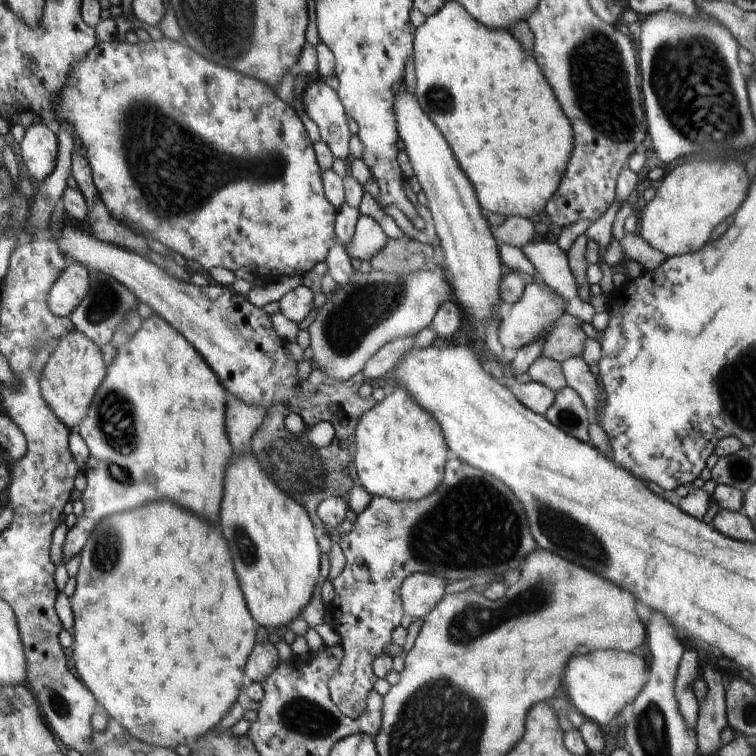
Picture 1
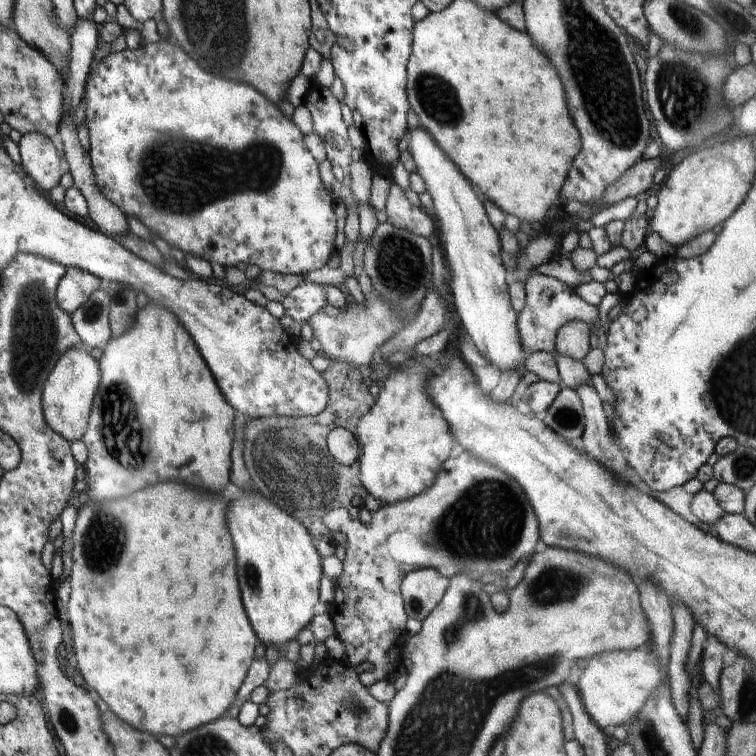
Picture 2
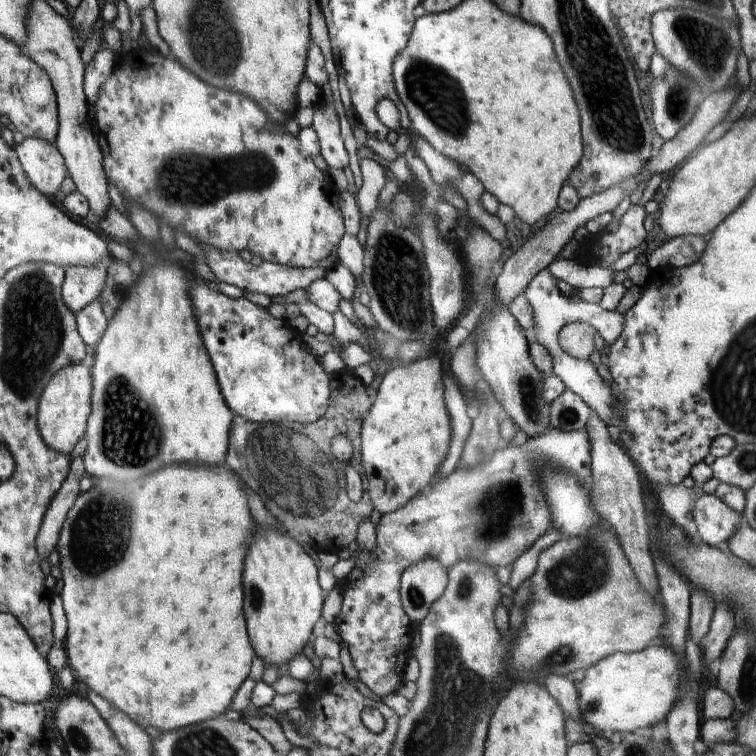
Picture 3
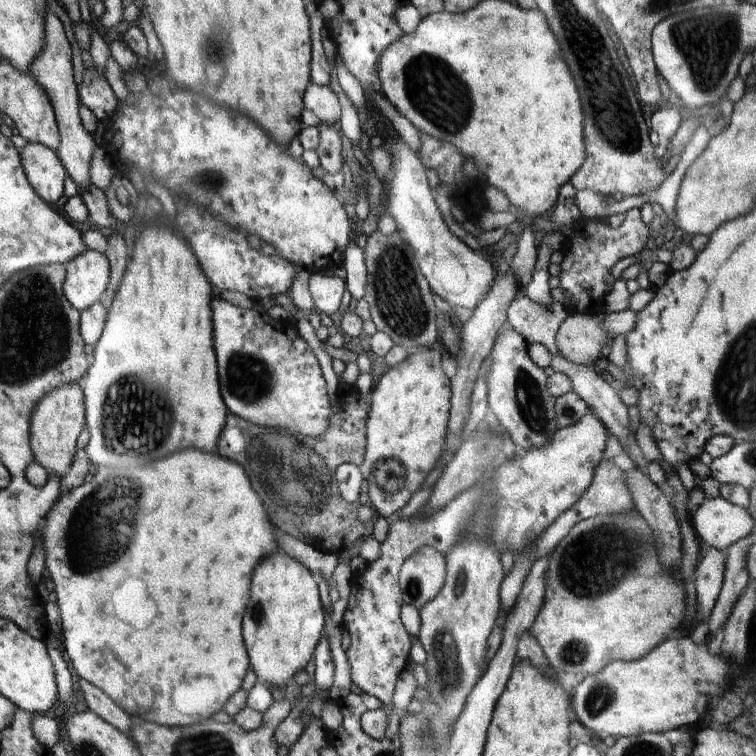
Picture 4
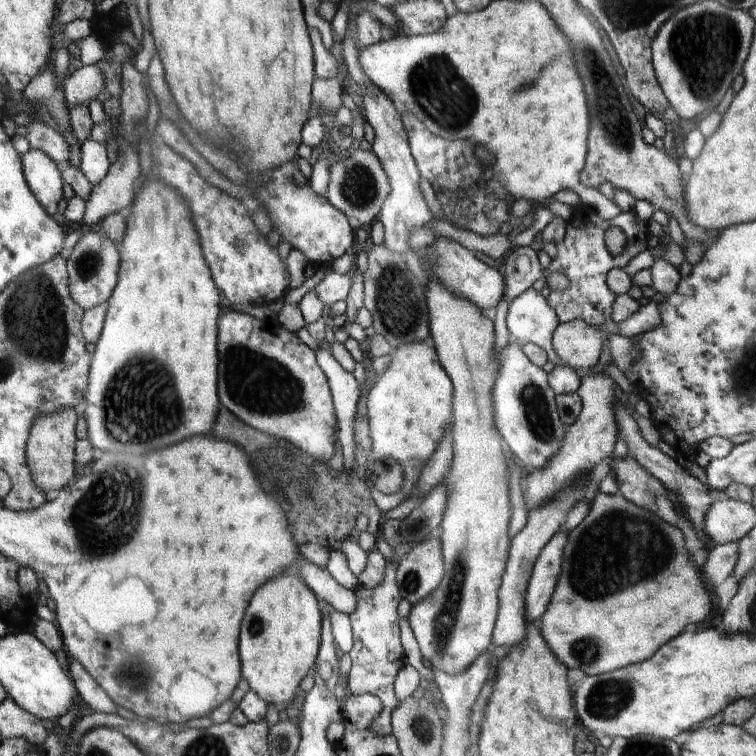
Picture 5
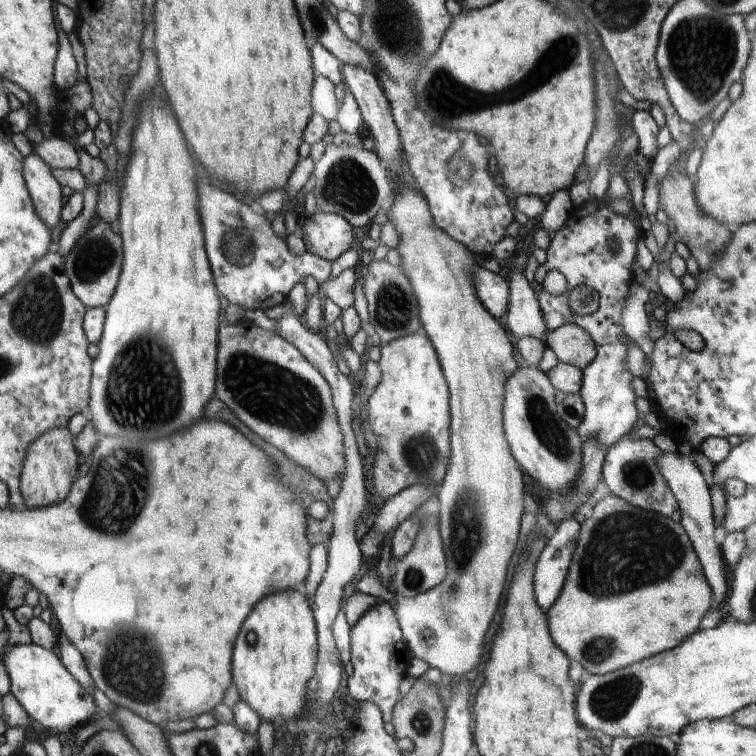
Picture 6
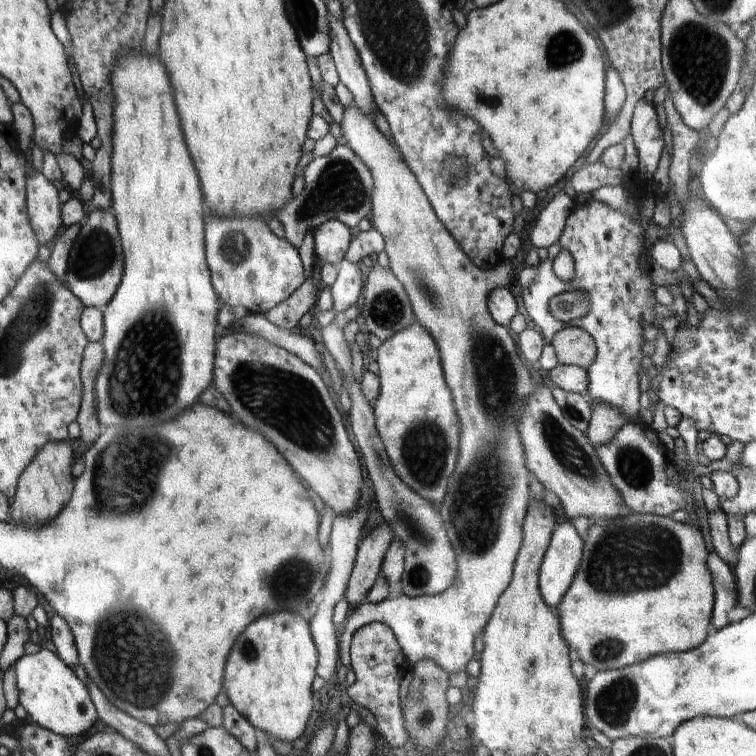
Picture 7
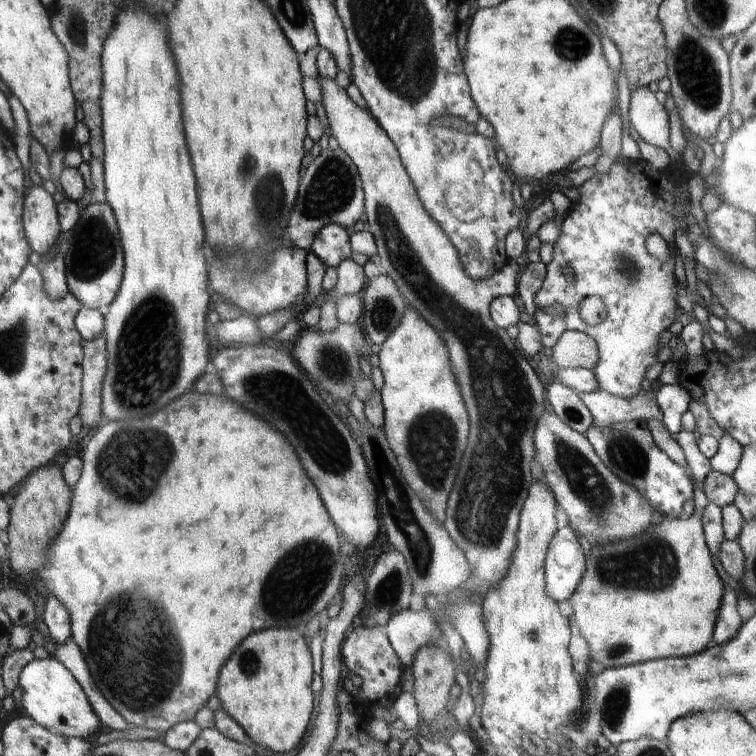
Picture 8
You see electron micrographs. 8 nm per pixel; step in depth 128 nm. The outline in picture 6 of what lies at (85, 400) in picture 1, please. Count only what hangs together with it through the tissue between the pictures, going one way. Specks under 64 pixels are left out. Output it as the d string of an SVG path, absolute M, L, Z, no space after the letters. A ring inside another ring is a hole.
M58 426L52 428L48 432L44 432L30 448L27 457L27 464L23 470L22 489L24 498L26 498L26 508L43 508L44 506L52 506L52 504L60 504L64 502L75 488L76 482L79 480L80 474L80 454L77 447L77 438L72 435L69 426Z

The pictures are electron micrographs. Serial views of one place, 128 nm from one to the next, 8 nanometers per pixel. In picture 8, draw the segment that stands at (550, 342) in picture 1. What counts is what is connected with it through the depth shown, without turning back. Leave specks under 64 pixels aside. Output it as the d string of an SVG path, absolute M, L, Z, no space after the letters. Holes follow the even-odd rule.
M568 329L553 346L552 360L560 369L584 367L593 370L599 364L599 347L587 333Z

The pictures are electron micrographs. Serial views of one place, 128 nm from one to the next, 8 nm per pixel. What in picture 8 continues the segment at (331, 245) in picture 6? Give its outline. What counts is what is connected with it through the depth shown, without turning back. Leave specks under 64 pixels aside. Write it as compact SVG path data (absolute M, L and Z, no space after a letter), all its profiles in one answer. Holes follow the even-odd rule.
M324 225L314 237L311 251L327 267L337 268L343 260L350 258L350 238L343 225Z

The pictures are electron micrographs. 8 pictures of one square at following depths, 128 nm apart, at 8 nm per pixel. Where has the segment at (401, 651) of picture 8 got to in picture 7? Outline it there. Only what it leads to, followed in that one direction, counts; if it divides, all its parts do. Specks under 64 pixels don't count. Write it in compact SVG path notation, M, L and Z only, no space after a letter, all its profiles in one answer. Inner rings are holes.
M356 103L344 108L340 126L346 145L372 175L370 222L383 236L389 267L399 277L410 297L414 306L415 321L424 325L438 344L442 370L451 388L460 426L464 428L460 436L460 468L456 468L456 476L452 476L452 488L447 488L447 496L444 496L439 511L448 542L456 556L456 576L452 584L440 594L415 598L401 595L399 598L385 599L378 603L364 600L360 606L352 607L346 623L338 633L340 664L351 667L352 636L360 628L372 622L384 622L392 628L410 664L414 666L422 660L432 660L440 669L452 674L466 670L466 664L474 656L474 634L476 632L482 634L482 630L487 627L488 620L498 606L498 598L508 589L512 566L522 546L522 522L530 502L528 468L524 458L523 440L520 440L519 420L523 416L529 397L534 393L534 386L524 362L518 360L518 352L514 348L510 332L504 325L500 326L488 308L491 292L502 285L510 288L508 285L515 282L515 276L511 261L501 261L491 270L481 269L472 264L462 246L451 235L451 231L436 216L435 209L427 199L418 177L406 164L402 154Z

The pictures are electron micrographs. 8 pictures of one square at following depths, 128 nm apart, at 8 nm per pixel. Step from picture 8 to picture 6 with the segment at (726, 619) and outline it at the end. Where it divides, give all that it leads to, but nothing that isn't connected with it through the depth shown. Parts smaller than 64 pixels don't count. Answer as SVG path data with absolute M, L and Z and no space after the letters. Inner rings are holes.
M678 452L660 456L656 460L656 466L658 466L662 476L668 476L668 484L680 502L680 512L682 513L680 524L689 537L694 552L698 554L700 564L702 564L704 574L706 574L706 580L708 580L708 584L712 588L712 594L714 594L712 608L722 608L722 600L729 593L731 574L723 560L721 546L713 536L716 530L716 520L714 520L714 510L706 480L704 480L704 476L697 468L692 457L681 455Z

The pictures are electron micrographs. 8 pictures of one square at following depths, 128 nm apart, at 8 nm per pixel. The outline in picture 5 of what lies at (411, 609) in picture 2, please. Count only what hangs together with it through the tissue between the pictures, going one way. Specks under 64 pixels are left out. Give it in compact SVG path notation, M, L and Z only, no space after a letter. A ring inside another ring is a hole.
M439 537L420 541L398 564L396 580L404 600L414 606L432 594L442 582L445 570Z

